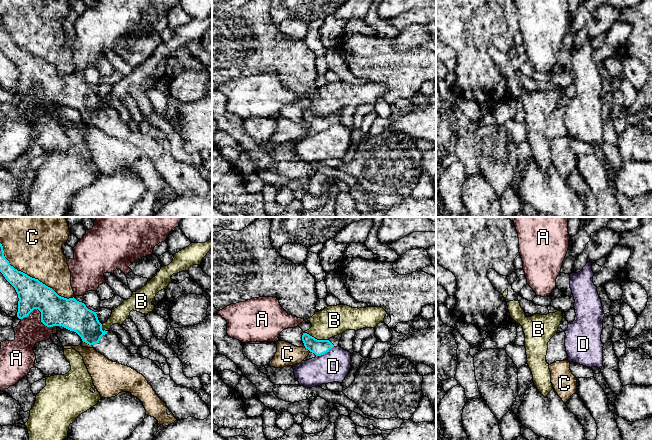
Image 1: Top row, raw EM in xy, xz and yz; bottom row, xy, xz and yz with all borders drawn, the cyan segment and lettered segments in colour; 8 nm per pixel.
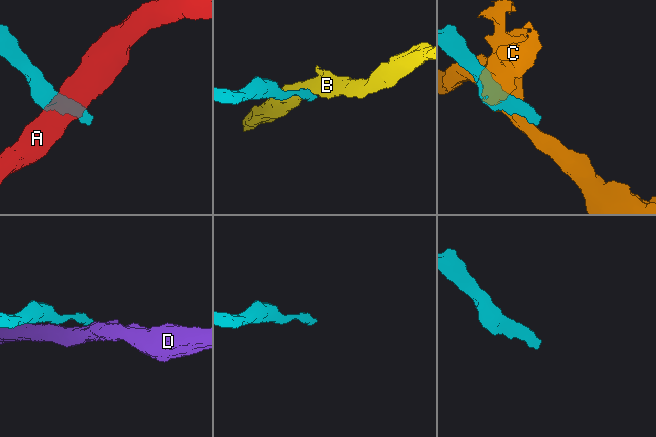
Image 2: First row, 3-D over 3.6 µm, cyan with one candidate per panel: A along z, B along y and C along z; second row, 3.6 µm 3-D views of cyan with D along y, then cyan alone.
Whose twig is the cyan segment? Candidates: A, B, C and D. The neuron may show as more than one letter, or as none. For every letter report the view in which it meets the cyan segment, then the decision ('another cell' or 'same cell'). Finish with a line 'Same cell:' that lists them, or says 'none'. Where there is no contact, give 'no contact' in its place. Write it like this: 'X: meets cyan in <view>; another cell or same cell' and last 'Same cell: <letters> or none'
A: meets cyan in xy; another cell
B: meets cyan in xz; another cell
C: meets cyan in xy; another cell
D: meets cyan in xz; another cell
Same cell: none

